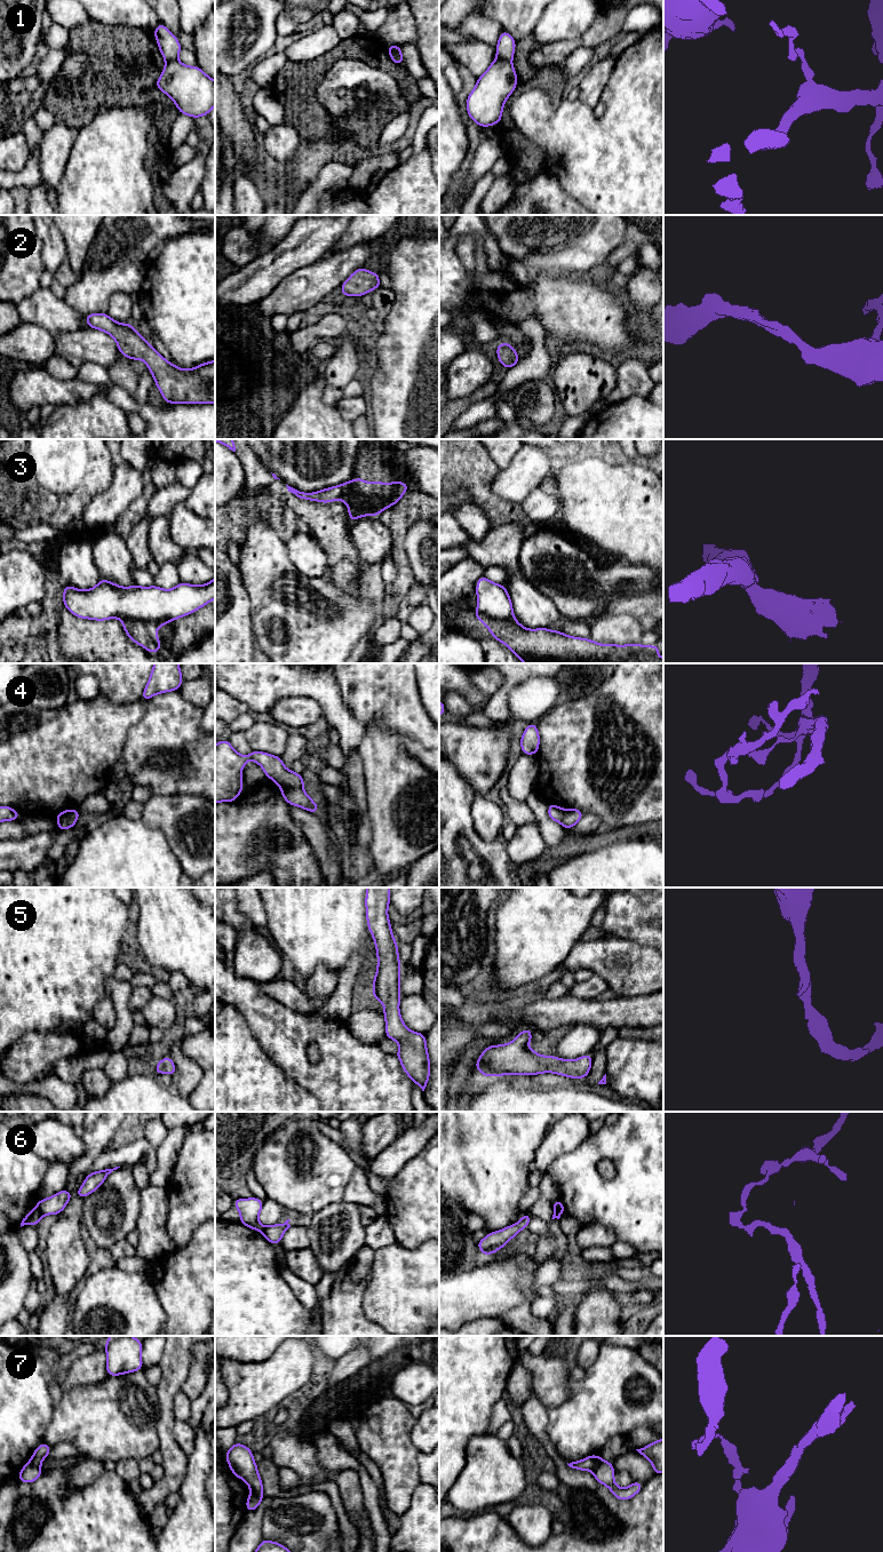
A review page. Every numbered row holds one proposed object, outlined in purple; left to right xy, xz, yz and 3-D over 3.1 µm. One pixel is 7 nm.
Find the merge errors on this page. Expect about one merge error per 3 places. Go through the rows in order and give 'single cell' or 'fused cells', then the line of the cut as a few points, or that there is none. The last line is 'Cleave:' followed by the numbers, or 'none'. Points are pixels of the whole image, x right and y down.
1: fused cells; cut yz (496, 56), (510, 62)
2: single cell; cut none
3: fused cells; cut xz (345, 502), (355, 496), (371, 515)
4: fused cells; cut xy (77, 816), (61, 816), (57, 819)
5: single cell; cut none
6: fused cells; cut xy (37, 1206), (42, 1215)
7: fused cells; cut yz (602, 1459), (591, 1470)
Cleave: 1, 3, 4, 6, 7

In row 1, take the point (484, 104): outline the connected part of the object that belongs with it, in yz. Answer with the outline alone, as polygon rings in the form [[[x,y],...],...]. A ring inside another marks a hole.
[[[496,57],[469,94],[468,114],[482,128],[498,125],[502,119],[504,102],[516,89],[517,73],[509,61]]]

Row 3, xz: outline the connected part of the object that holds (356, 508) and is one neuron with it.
[[[351,496],[347,502],[348,510],[349,510],[349,518],[350,523],[355,522],[356,519],[363,516],[371,516],[364,507],[363,501],[358,501],[356,498]]]

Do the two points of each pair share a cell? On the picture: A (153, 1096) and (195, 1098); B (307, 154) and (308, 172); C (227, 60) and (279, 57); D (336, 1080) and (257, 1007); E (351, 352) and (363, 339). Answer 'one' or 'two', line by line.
A: two
B: one
C: two
D: one
E: two

